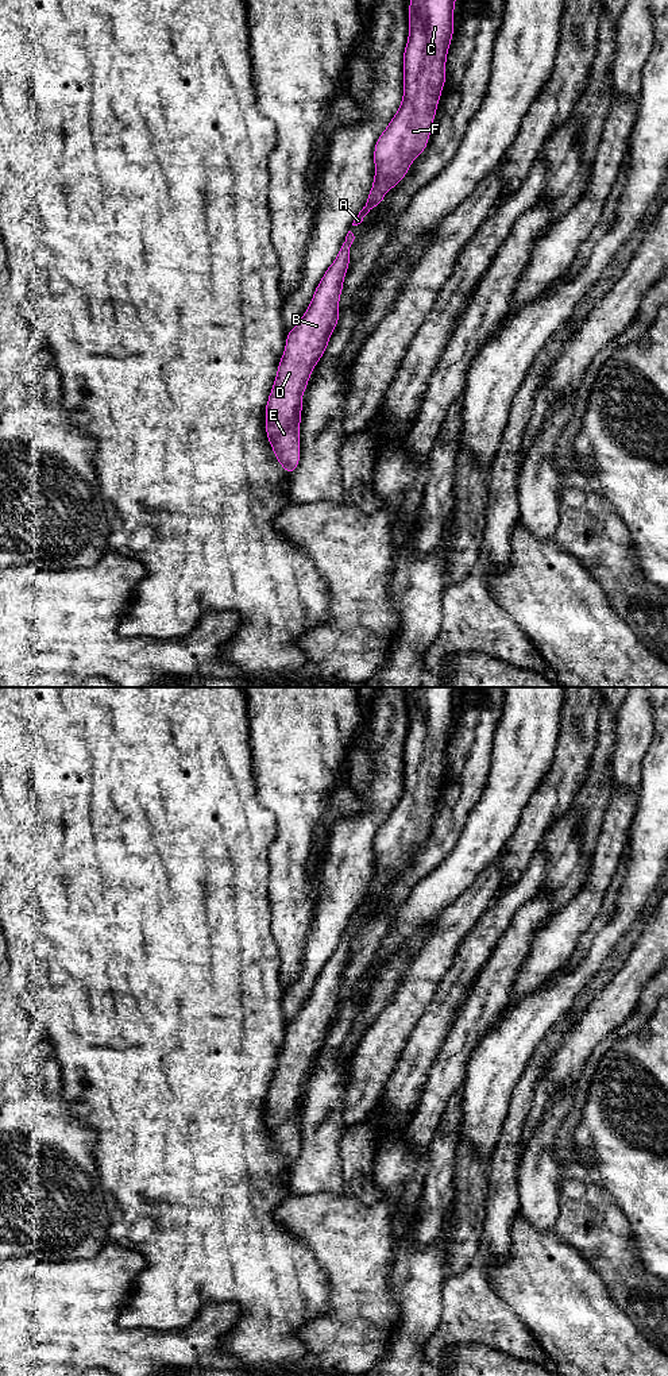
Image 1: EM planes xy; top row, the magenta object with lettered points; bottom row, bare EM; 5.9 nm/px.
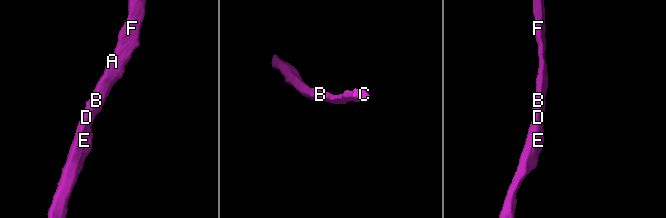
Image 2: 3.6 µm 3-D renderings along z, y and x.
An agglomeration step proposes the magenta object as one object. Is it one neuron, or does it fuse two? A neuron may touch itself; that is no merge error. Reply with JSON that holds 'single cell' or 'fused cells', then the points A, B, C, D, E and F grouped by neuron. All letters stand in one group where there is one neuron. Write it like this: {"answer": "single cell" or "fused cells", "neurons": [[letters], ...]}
{"answer": "single cell", "neurons": [["A", "B", "C", "D", "E", "F"]]}

